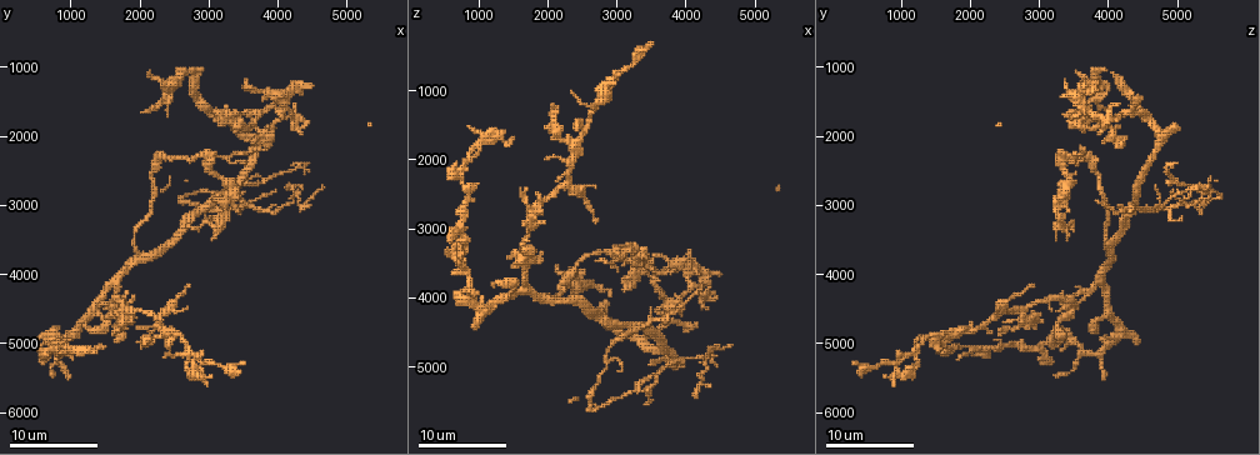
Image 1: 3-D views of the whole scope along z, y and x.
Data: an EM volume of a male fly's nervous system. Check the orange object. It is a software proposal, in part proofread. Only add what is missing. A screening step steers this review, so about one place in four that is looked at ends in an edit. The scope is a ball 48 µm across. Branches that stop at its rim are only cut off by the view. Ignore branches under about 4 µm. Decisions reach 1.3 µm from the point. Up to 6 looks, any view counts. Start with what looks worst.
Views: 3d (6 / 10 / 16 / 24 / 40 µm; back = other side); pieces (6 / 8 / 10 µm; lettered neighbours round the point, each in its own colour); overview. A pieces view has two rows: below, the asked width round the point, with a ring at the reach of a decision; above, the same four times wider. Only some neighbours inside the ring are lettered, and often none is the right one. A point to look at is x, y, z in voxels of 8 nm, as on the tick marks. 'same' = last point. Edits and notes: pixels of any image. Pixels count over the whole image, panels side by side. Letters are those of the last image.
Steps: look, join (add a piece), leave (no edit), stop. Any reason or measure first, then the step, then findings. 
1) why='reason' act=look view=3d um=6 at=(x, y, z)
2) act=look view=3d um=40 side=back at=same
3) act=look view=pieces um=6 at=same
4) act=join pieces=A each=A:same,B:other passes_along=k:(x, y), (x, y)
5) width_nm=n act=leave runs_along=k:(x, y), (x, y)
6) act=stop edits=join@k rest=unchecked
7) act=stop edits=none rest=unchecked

why='branch stops here' act=look view=pieces um=8 at=(2400, 5200, 1000)

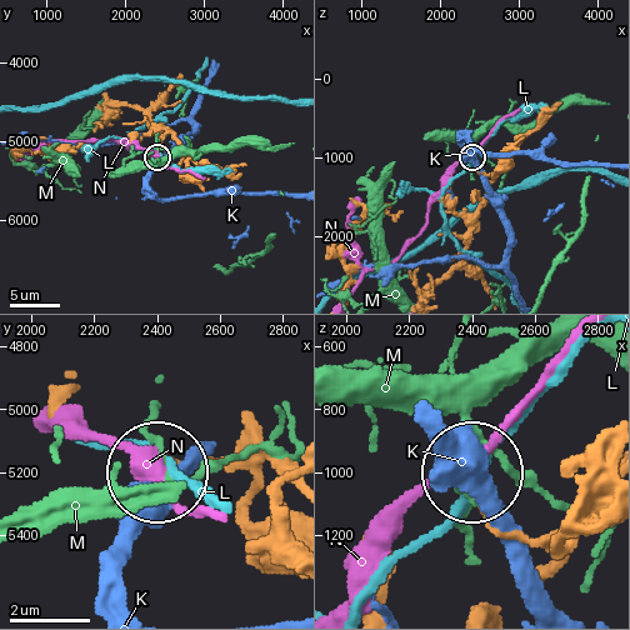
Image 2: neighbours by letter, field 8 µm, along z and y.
width_nm=180 act=leave each=K:other,L:other,M:other,N:other found='no lettered piece goes on from it'

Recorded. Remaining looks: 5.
why='end of a long branch' act=look view=pieces um=10 at=(2700, 3300, 3500)

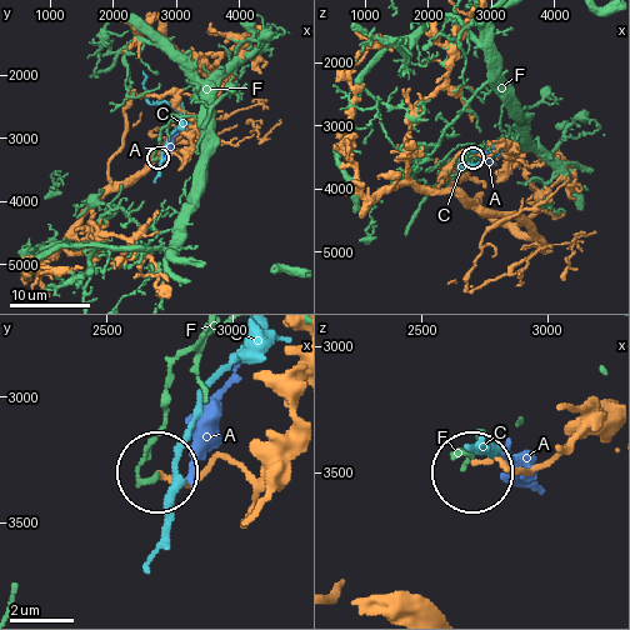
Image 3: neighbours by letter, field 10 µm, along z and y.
act=leave each=A:other,C:other,F:other runs_along=3:(293, 396), (289, 436), (260, 466), (158, 471) found='none of them fits'

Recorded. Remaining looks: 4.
why='free end' act=look view=pieces um=8 at=(3100, 1750, 3900)

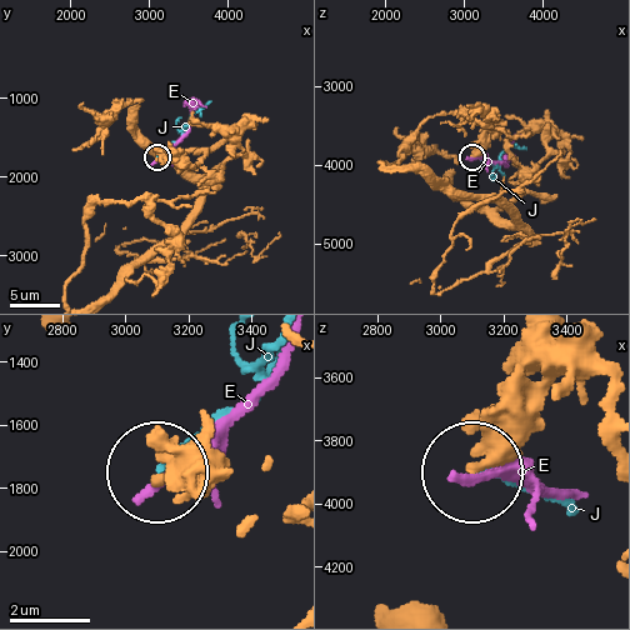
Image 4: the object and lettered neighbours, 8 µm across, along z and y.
act=leave each=E:other,J:other found='none of them fits'

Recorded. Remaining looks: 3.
act=stop edits=none rest=unchecked

